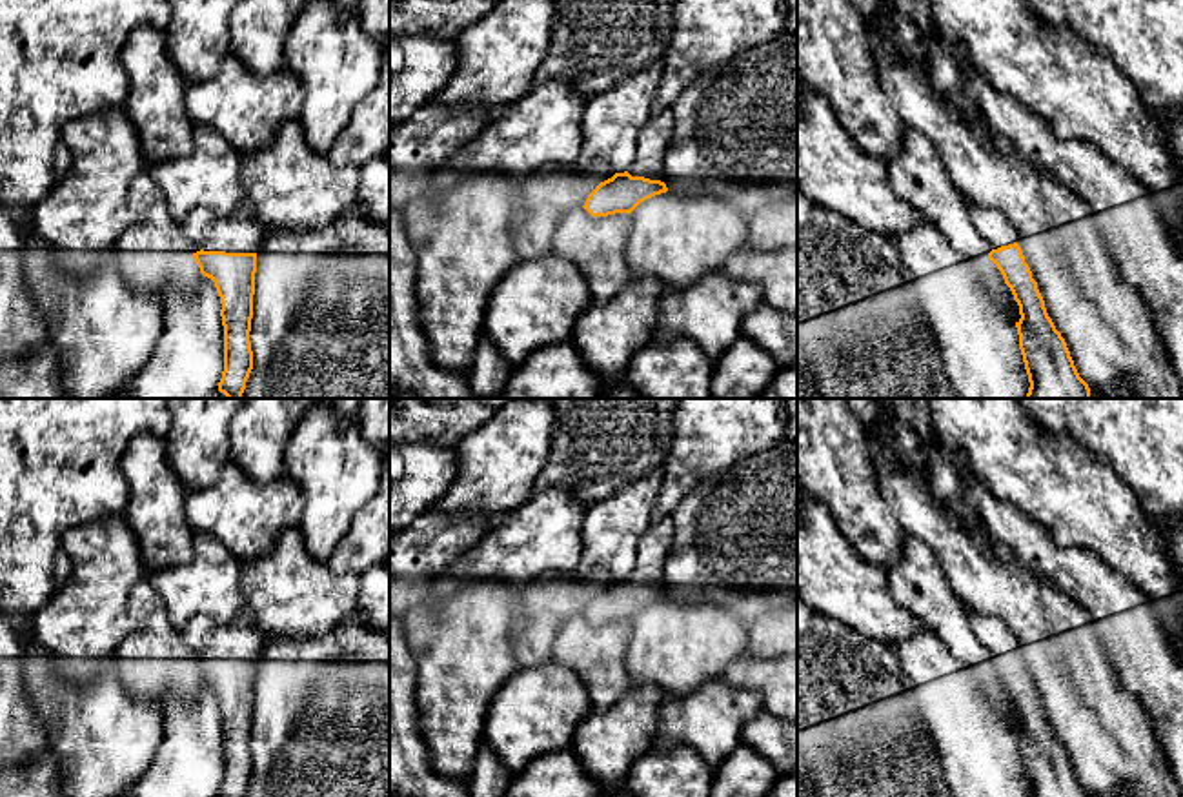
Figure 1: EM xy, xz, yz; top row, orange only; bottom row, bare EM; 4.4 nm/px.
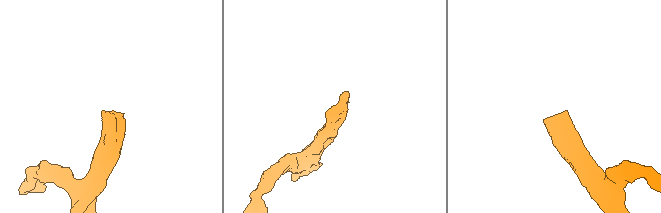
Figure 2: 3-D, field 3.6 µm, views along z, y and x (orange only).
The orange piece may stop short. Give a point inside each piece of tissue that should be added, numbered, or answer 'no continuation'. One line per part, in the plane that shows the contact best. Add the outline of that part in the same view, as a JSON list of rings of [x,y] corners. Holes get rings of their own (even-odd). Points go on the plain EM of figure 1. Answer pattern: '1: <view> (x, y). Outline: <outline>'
1: xy (239, 639). Outline: [[[244,608],[226,624],[215,622],[207,615],[195,615],[180,635],[204,659],[260,661],[268,642]]]

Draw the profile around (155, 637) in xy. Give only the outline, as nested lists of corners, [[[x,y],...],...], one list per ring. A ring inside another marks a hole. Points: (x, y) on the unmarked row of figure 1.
[[[144,579],[131,590],[127,611],[136,620],[136,631],[131,633],[116,650],[115,666],[124,688],[147,701],[162,702],[167,693],[177,693],[184,701],[193,702],[200,690],[200,675],[193,662],[200,655],[191,650],[178,630],[175,630],[166,613],[166,602],[158,597]]]

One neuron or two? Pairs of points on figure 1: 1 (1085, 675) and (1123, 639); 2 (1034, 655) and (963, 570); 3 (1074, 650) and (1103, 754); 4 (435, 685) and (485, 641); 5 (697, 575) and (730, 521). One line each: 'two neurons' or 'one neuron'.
1: two neurons
2: one neuron
3: one neuron
4: one neuron
5: one neuron

